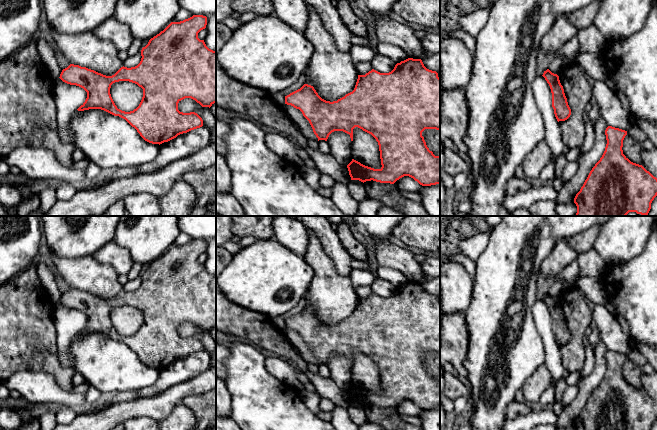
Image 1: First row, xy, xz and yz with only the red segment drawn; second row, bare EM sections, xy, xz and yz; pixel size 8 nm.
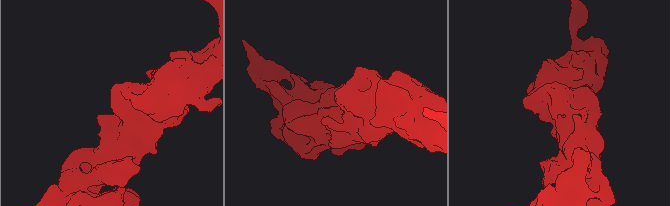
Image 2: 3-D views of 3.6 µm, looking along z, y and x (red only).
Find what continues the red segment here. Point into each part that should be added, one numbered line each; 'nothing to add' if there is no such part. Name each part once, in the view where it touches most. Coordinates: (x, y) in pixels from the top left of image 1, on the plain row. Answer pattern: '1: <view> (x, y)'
nothing to add

